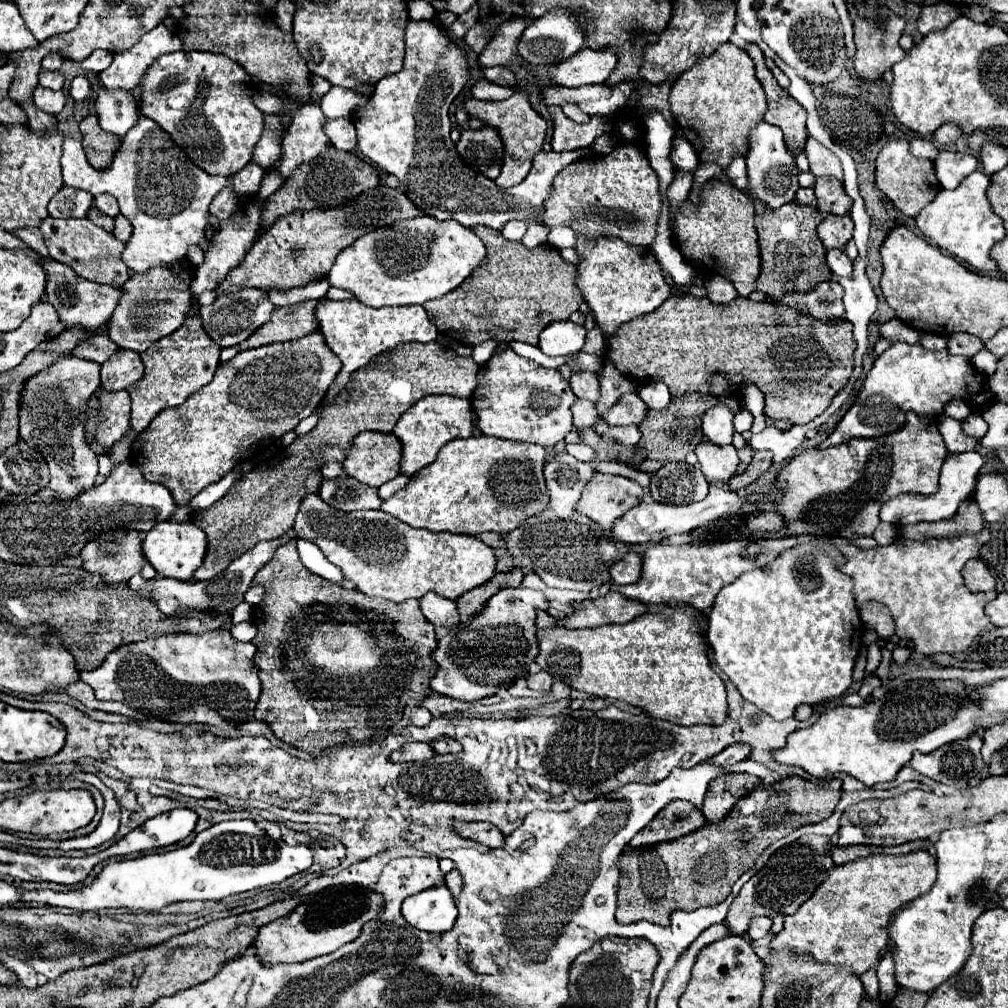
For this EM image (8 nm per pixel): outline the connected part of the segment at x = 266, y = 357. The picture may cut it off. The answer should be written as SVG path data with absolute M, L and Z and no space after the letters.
M321 332L295 342L239 352L217 368L207 388L151 420L131 446L131 462L141 466L145 480L163 484L177 504L189 504L205 486L221 480L233 466L251 458L251 450L267 436L281 438L295 430L319 406L339 370L339 358L327 348Z

